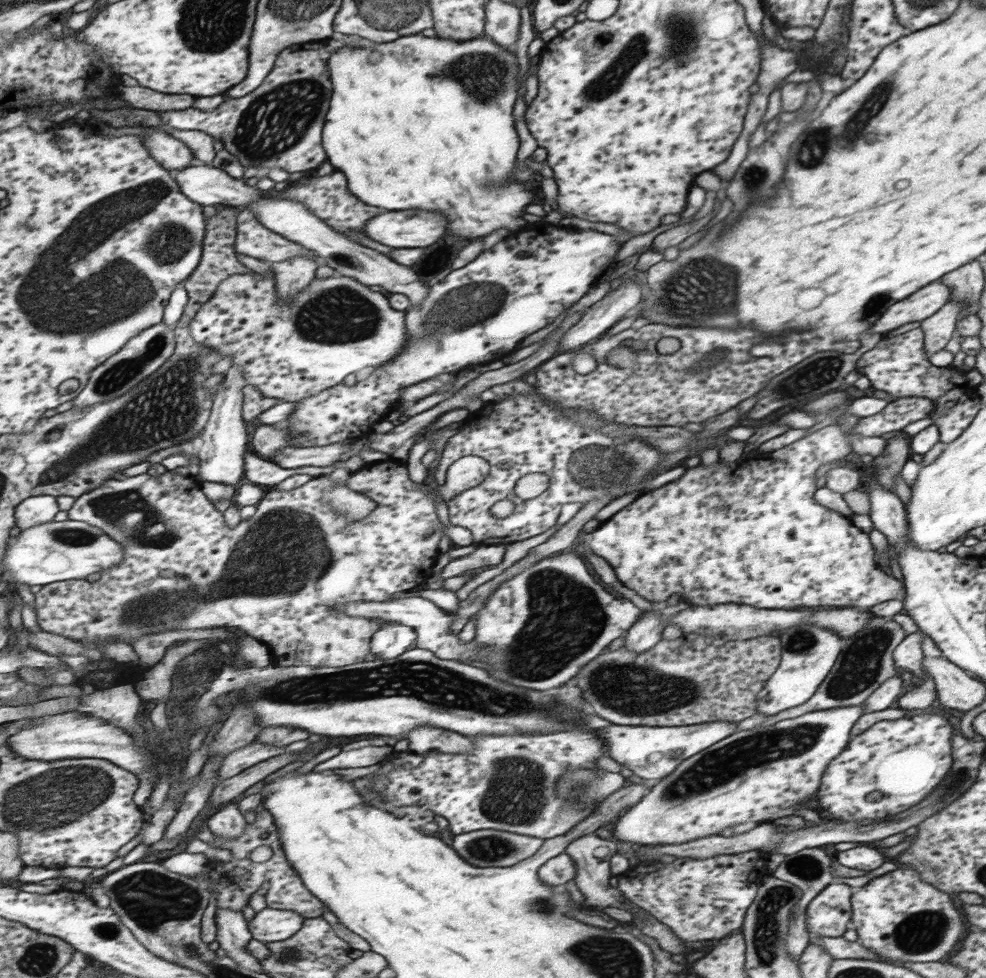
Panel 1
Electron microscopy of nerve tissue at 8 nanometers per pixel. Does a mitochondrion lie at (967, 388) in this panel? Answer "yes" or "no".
no

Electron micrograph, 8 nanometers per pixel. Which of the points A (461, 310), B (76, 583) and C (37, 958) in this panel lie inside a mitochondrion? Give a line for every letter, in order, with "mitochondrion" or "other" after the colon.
A: mitochondrion
B: other
C: mitochondrion

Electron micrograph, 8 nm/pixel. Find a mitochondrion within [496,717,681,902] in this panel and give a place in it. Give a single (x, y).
(577, 788)

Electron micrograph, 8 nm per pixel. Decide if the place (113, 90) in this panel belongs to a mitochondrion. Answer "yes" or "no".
no

